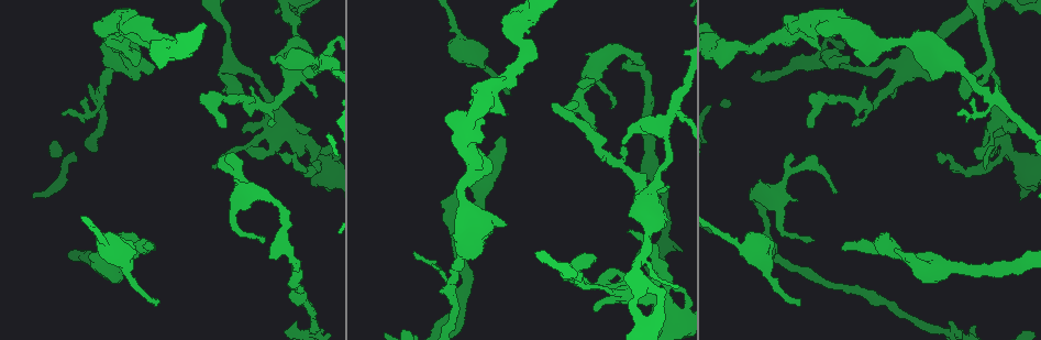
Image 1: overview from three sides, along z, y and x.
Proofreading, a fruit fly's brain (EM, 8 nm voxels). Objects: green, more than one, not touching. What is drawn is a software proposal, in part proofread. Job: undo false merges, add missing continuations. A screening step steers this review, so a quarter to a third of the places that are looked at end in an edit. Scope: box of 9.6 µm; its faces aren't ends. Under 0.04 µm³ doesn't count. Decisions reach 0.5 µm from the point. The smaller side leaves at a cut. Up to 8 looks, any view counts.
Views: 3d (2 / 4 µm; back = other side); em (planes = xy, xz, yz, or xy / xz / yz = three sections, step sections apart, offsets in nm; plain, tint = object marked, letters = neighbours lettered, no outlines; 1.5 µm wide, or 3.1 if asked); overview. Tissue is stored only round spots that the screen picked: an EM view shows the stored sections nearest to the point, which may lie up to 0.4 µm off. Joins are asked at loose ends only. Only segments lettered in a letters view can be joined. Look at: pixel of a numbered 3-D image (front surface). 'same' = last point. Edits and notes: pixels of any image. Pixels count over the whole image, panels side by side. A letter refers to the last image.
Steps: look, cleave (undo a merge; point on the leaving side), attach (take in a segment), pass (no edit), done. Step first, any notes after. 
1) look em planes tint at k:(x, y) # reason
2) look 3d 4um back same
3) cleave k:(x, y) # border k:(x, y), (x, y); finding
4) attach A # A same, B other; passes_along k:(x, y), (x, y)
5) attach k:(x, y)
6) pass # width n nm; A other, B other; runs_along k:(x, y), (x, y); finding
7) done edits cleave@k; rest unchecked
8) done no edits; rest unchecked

look em planes letters at 1:(845, 58) # branch stops here

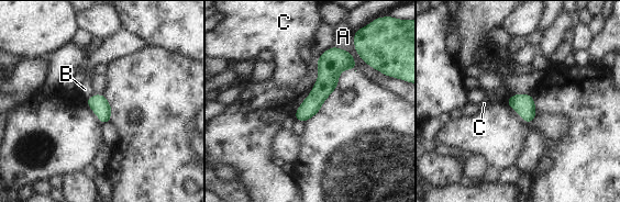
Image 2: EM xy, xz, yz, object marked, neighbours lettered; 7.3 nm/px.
pass # A other, B other, C other; border 2:(93, 93), (86, 100); none of them fits

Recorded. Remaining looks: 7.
look em planes letters at 1:(107, 245) # thick turns thin

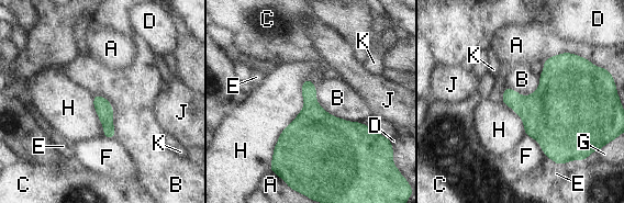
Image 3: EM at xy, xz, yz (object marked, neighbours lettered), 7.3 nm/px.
pass # longest_contact H 700 nm; A other, B other, C other, D other, E other, F other, G other, H other, J other, K other; border 3:(314, 85), (324, 110), (360, 122); all the same neuron

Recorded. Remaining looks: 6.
look em yz step 8 plain at 1:(150, 250) # free end

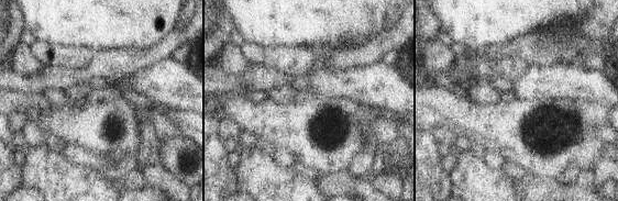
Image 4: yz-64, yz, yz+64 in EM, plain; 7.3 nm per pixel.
look em yz step 8 tint same

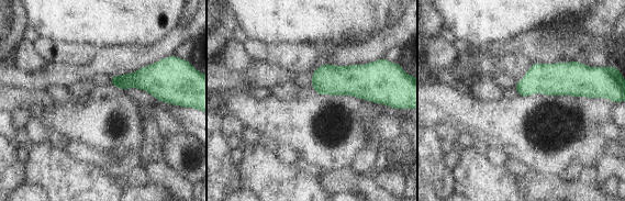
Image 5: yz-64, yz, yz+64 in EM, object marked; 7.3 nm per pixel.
look em yz step 8 letters same # what lies round it

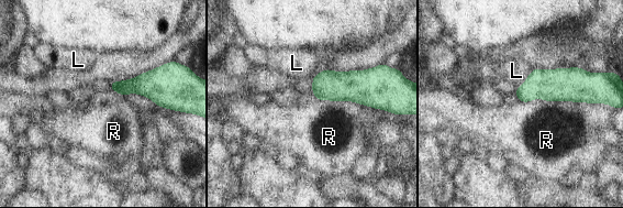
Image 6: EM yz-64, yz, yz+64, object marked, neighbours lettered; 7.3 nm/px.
pass # L other, R other; none of them fits

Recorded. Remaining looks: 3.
done no edits; rest unchecked

